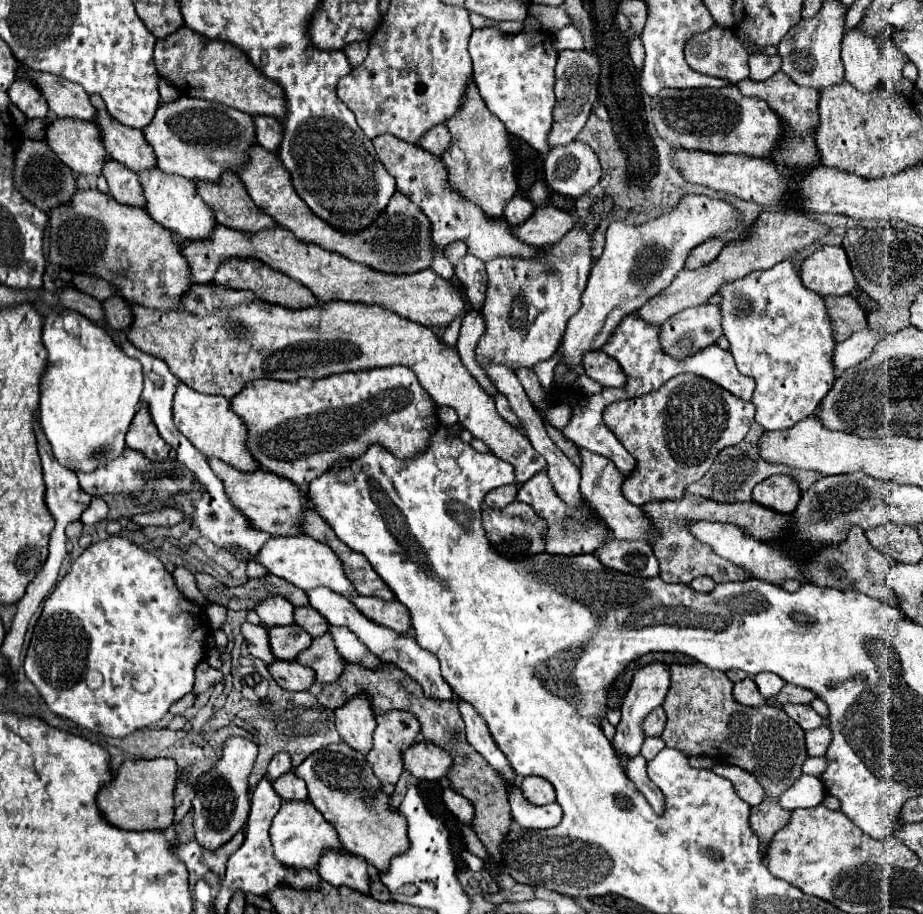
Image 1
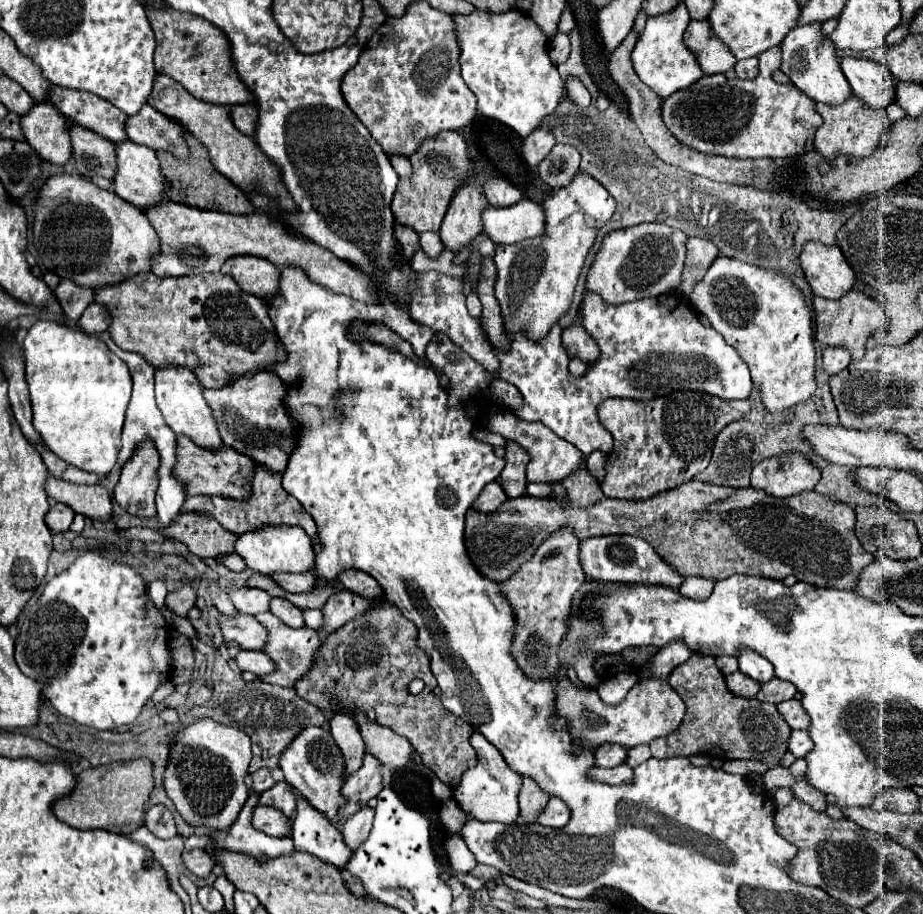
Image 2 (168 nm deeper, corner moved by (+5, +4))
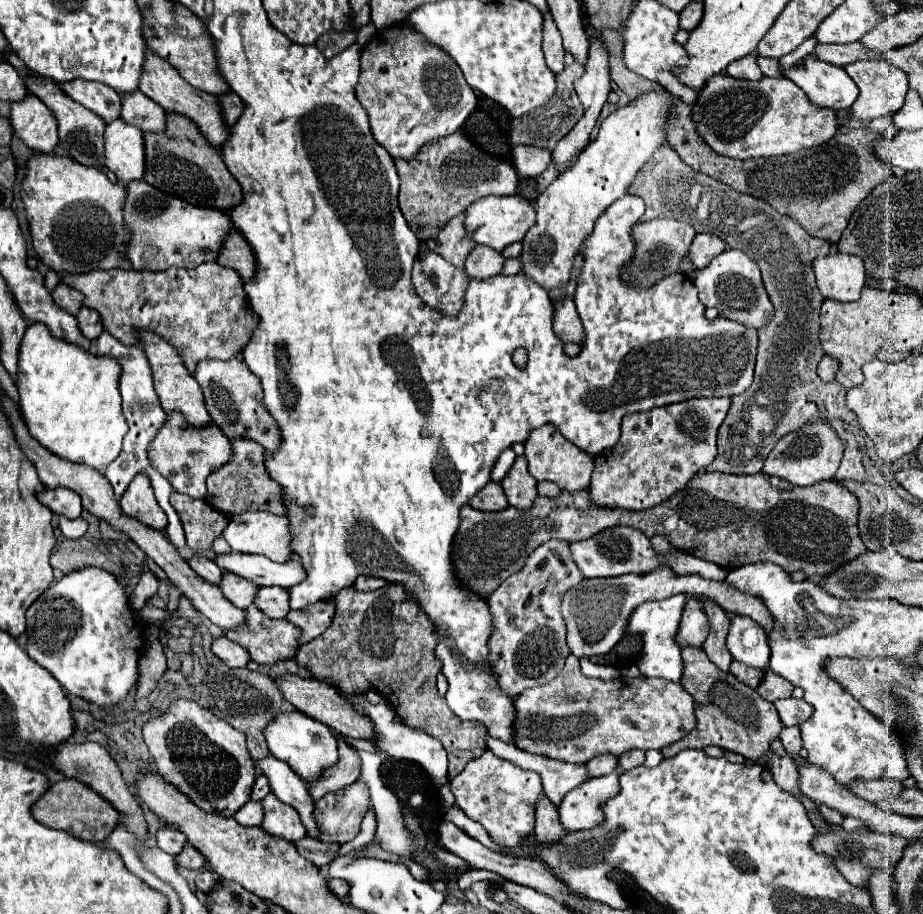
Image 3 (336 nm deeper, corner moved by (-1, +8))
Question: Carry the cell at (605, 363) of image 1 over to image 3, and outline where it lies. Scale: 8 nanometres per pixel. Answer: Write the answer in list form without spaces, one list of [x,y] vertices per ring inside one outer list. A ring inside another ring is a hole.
[[[565,296],[553,302],[553,330],[563,342],[583,342],[583,324],[575,310],[573,298]]]

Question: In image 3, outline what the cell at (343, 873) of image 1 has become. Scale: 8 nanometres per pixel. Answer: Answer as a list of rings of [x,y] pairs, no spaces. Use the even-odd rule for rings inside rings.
[[[267,754],[261,760],[257,760],[255,766],[261,770],[263,776],[267,776],[271,792],[281,802],[293,806],[301,814],[301,820],[303,820],[303,824],[307,828],[307,836],[317,838],[319,834],[315,832],[315,820],[313,820],[315,802],[307,800],[307,784],[305,784],[305,780],[299,778],[285,762],[277,760],[271,754]]]

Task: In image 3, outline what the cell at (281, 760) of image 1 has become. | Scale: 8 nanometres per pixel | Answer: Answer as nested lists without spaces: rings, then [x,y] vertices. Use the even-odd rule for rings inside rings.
[[[257,776],[255,784],[253,784],[251,800],[255,800],[255,802],[261,802],[261,800],[263,800],[267,794],[269,794],[269,788],[267,788],[267,780],[263,780],[263,776]]]

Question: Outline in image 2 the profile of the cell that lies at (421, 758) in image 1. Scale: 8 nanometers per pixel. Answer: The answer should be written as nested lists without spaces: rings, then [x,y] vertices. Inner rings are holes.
[[[357,712],[353,716],[361,728],[361,734],[363,734],[369,754],[379,758],[383,764],[391,764],[397,768],[405,768],[413,762],[415,748],[411,746],[409,740],[391,732],[387,726],[381,726],[377,722],[369,722],[363,712]]]

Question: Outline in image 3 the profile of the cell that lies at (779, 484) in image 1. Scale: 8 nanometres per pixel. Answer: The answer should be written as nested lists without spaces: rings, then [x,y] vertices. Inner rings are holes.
[[[815,422],[805,424],[799,432],[785,434],[769,452],[765,458],[763,474],[767,476],[779,476],[795,486],[811,486],[821,480],[833,480],[835,472],[839,468],[839,462],[843,458],[845,442],[837,436],[833,426],[829,422]]]

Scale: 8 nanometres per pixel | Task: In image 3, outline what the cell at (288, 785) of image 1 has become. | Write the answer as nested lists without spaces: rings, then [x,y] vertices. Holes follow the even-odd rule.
[[[267,794],[261,802],[263,806],[263,822],[261,828],[275,836],[275,838],[285,838],[289,842],[305,838],[307,830],[299,818],[299,812],[281,800],[275,800],[275,796]]]

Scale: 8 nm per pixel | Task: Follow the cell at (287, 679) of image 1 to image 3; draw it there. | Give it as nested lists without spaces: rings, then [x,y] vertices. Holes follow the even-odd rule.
[[[225,636],[213,638],[211,642],[211,652],[221,658],[227,666],[235,668],[235,666],[247,666],[247,652],[243,652],[243,648],[239,648],[239,644],[227,640]]]

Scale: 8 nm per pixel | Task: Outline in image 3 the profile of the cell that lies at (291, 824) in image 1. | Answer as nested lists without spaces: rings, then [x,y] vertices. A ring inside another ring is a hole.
[[[249,800],[245,806],[241,806],[237,812],[235,812],[235,820],[241,824],[241,826],[259,826],[259,820],[261,820],[261,804],[255,804],[253,800]]]

